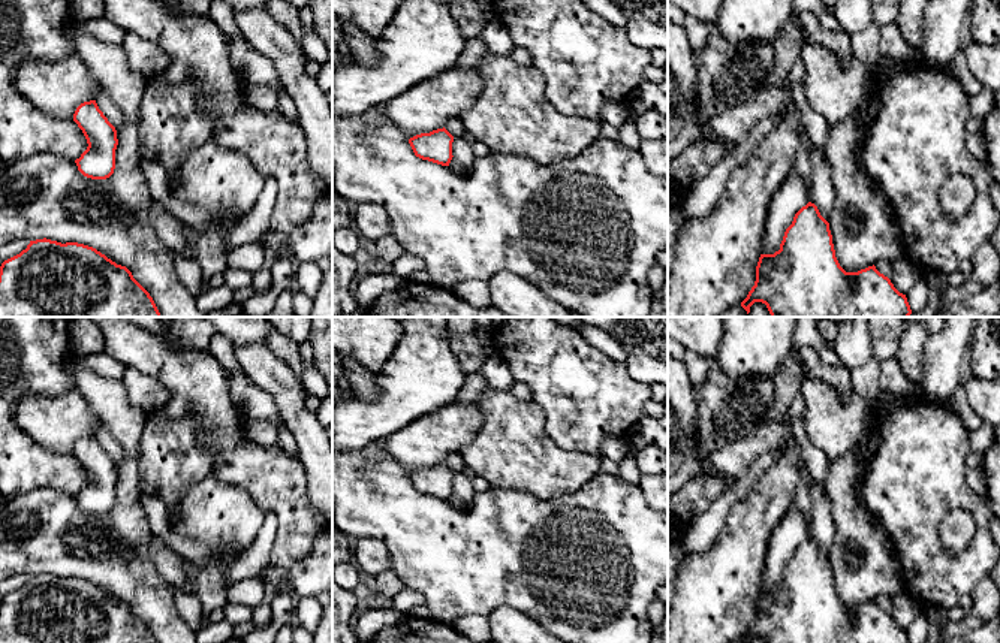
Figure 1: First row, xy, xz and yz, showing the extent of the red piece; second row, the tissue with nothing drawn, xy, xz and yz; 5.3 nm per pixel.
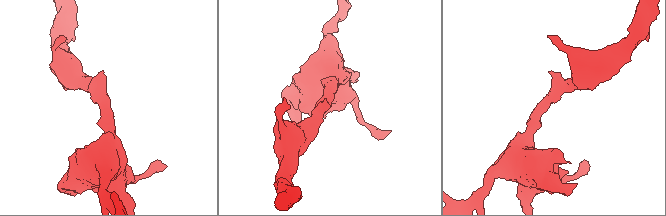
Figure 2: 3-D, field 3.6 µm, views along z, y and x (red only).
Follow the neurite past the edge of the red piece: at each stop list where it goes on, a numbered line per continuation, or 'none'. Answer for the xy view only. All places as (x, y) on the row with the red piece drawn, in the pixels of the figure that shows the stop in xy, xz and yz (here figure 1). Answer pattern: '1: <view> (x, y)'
none

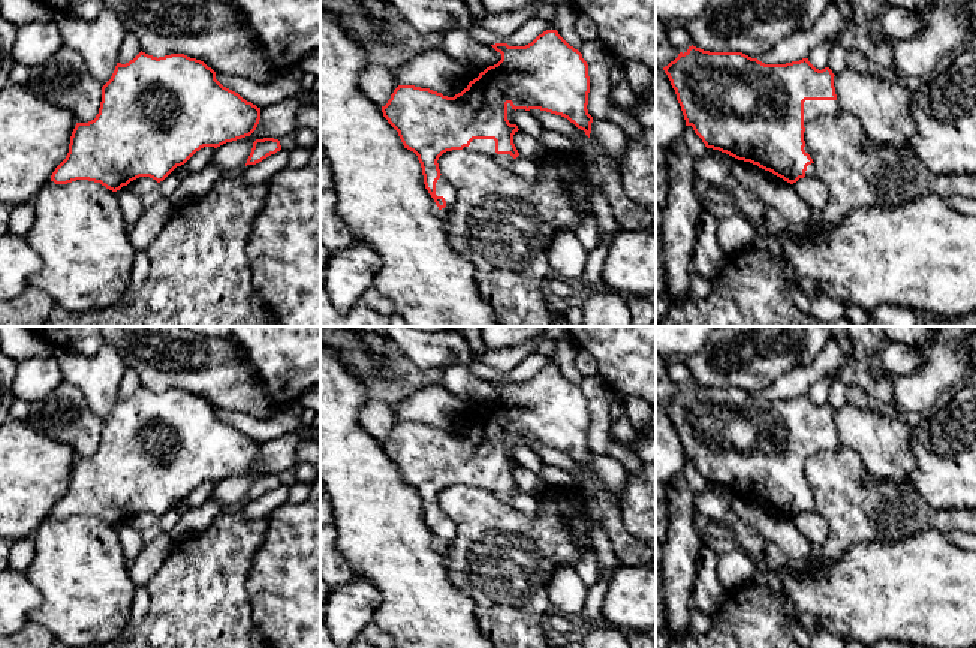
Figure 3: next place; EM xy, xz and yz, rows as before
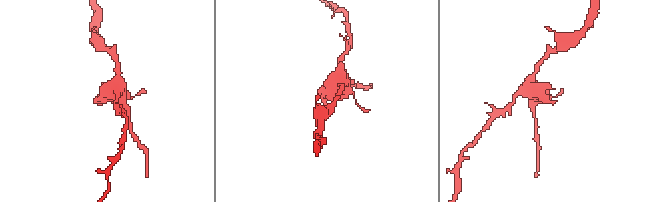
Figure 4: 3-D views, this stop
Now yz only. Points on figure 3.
1: yz (813, 109)

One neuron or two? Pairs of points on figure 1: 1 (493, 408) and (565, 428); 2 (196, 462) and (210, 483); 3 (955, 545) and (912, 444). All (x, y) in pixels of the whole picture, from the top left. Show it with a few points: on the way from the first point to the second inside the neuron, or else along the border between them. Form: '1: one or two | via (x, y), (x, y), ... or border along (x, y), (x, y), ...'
1: two | border along (532, 398), (545, 414), (545, 432), (568, 450)
2: two | border along (240, 485), (222, 482), (210, 473), (180, 498)
3: two | border along (963, 507), (939, 527), (948, 552)

